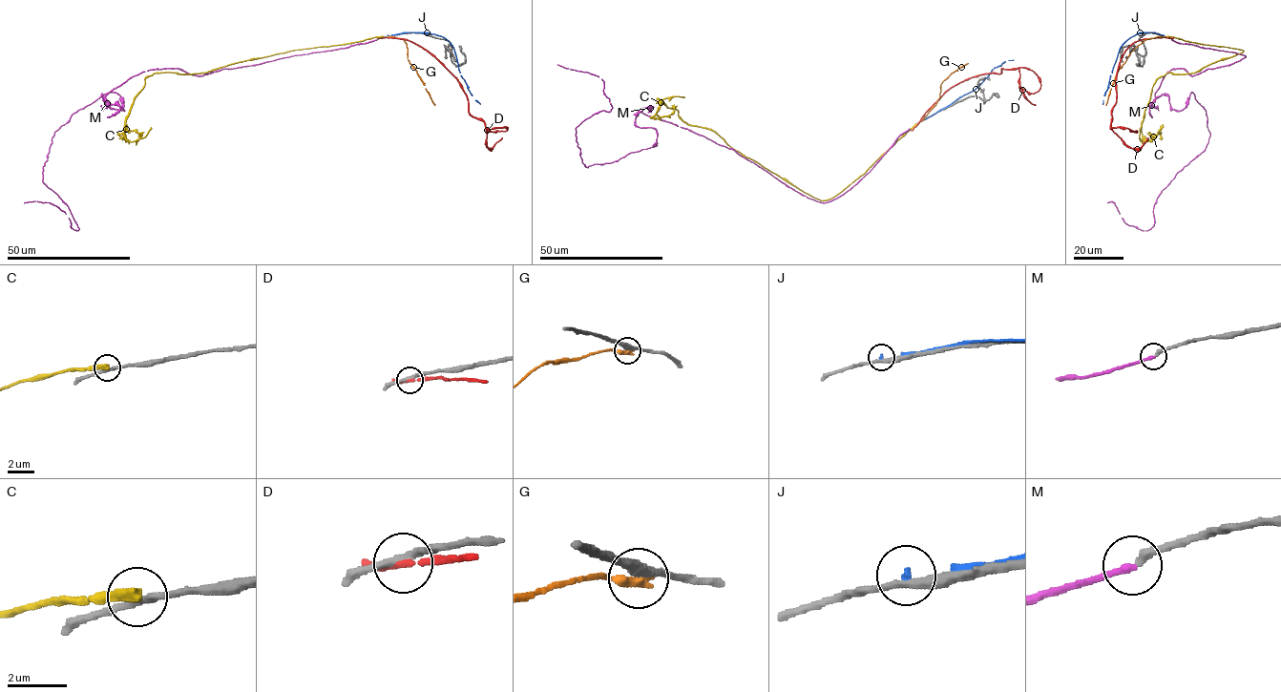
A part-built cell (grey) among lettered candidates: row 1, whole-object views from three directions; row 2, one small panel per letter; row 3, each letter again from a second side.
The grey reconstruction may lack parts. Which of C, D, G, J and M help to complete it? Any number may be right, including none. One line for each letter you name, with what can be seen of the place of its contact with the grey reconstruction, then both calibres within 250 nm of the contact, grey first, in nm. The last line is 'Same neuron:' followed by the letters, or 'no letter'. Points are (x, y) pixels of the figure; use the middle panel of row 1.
M: Touches grey at (909, 129). Thickness 320 nm (grey) against 240 nm
Same neuron: M

